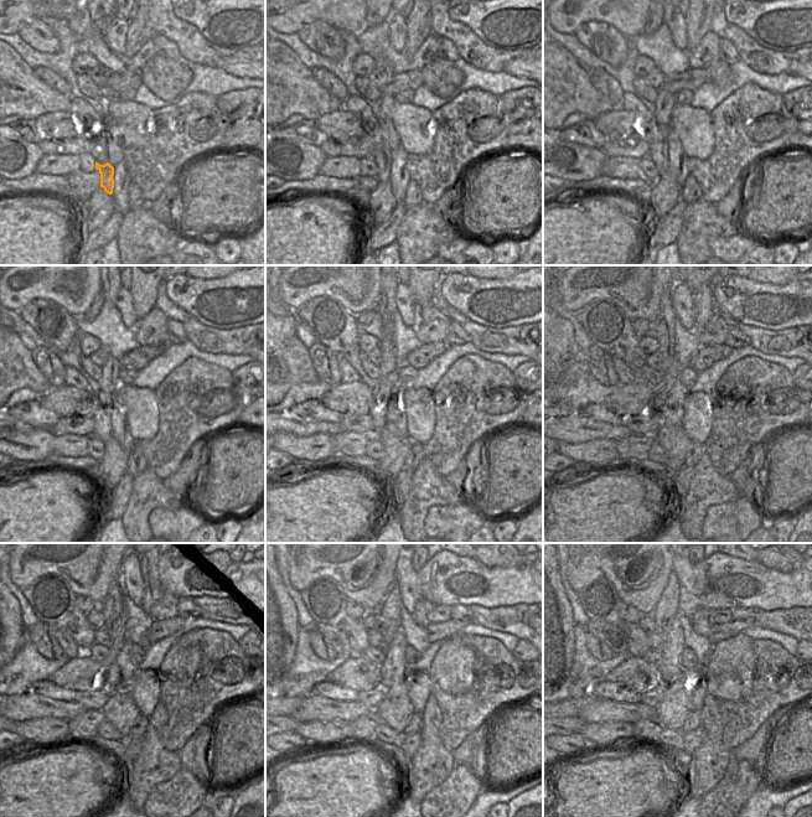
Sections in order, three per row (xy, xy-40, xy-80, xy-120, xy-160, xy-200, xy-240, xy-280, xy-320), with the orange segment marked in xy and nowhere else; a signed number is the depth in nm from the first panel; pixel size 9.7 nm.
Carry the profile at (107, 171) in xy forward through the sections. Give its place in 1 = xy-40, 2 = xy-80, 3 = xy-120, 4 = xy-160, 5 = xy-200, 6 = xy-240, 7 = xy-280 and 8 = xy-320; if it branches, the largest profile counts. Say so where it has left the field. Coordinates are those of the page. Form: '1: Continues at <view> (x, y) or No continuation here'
1: Continues at xy-40 (382, 156)
2: Continues at xy-80 (658, 150)
3: Continues at xy-120 (109, 382)
4: Continues at xy-160 (388, 367)
5: Continues at xy-200 (665, 324)
6: Continues at xy-240 (112, 608)
7: Continues at xy-280 (388, 627)
8: Continues at xy-320 (662, 630).

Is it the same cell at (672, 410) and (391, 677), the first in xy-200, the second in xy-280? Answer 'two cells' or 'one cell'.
one cell

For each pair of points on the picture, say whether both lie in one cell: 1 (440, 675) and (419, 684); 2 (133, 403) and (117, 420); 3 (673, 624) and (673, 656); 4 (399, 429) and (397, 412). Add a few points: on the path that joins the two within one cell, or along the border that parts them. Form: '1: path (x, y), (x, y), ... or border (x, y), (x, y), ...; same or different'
1: border (428, 675), (434, 684); different
2: border (115, 392), (124, 406), (128, 430), (134, 439); different
3: path (673, 631), (673, 649); same
4: path (397, 425), (397, 415); same

